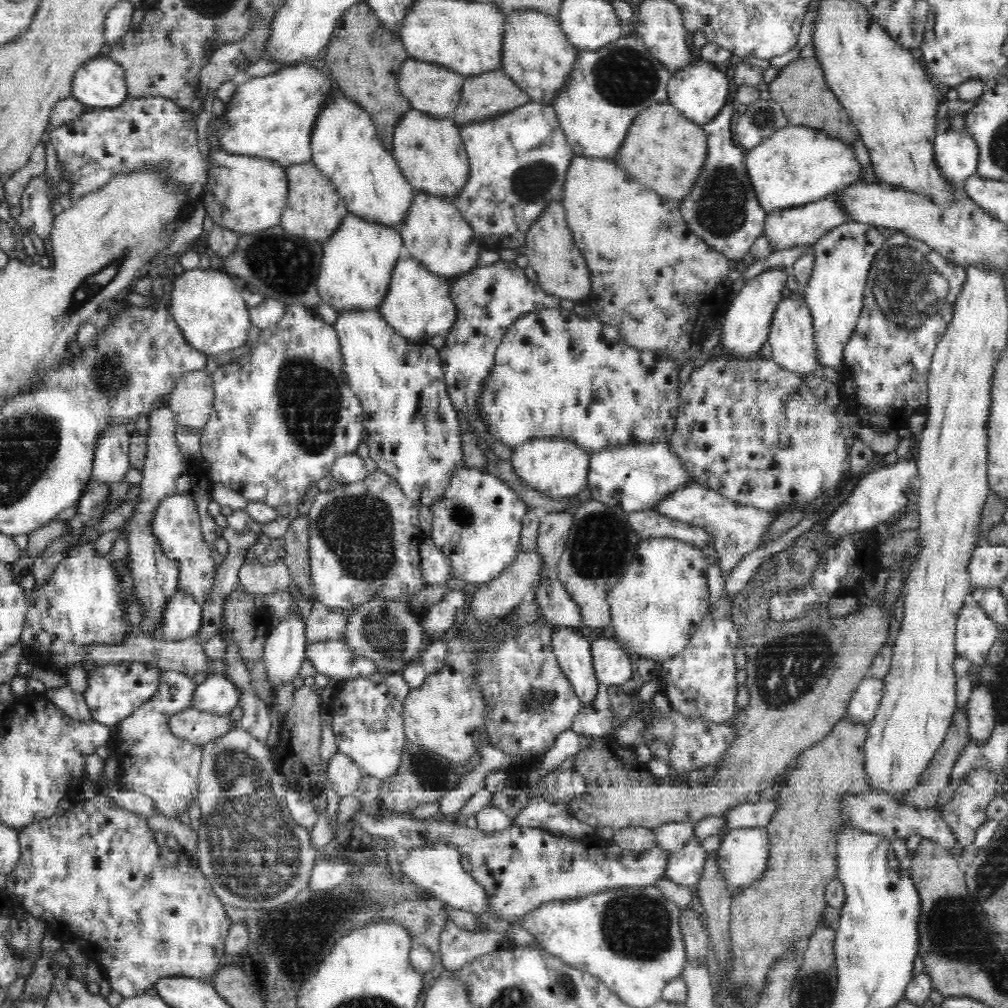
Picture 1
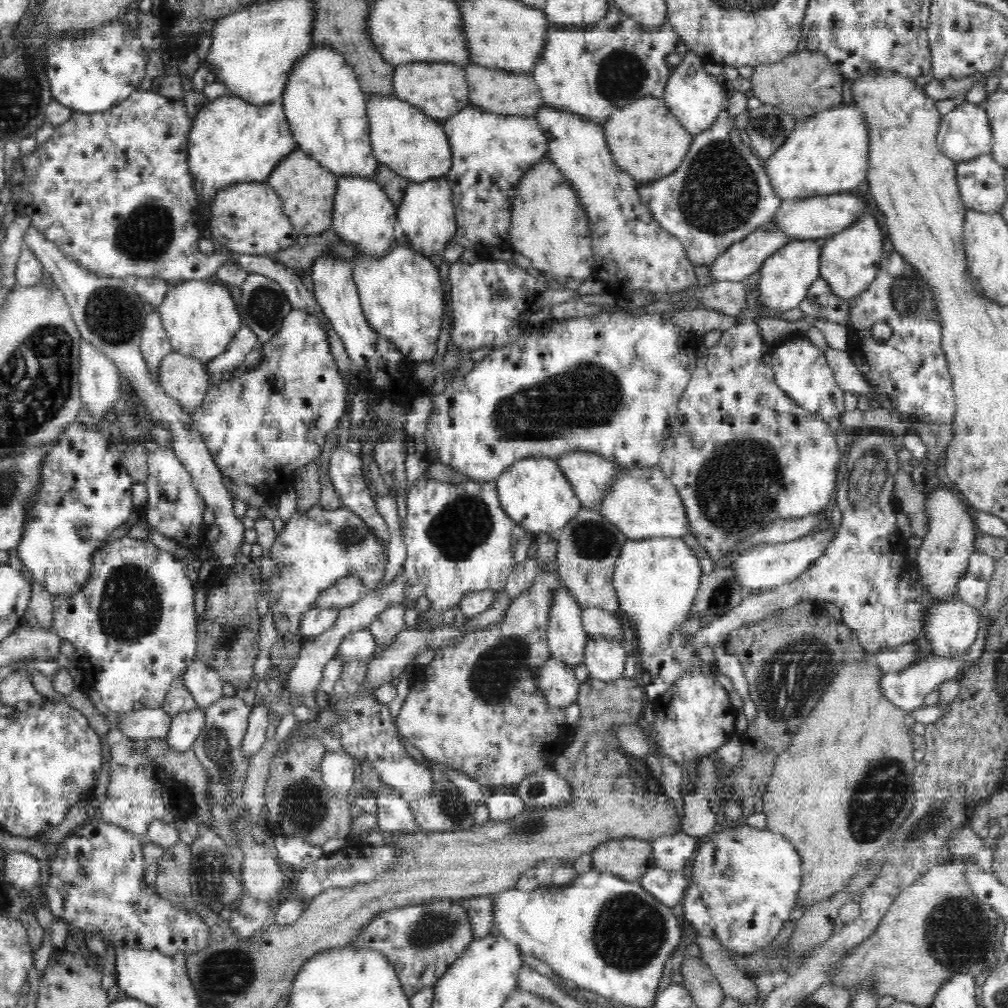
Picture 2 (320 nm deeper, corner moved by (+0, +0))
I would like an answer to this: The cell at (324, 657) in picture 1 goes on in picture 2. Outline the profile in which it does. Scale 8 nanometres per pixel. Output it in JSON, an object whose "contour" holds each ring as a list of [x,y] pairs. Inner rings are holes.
{"contour":[[[368,627],[350,632],[338,646],[338,657],[342,661],[357,660],[369,662],[379,651],[374,635]]]}

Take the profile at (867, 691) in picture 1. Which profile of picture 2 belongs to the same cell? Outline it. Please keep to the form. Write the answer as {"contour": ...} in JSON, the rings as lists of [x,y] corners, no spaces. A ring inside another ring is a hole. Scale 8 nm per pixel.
{"contour":[[[981,618],[981,627],[976,638],[975,643],[967,650],[966,654],[955,656],[955,658],[946,657],[932,657],[920,660],[918,664],[910,665],[904,670],[897,673],[883,673],[880,685],[882,685],[882,691],[884,691],[884,697],[888,699],[892,704],[895,704],[902,710],[918,710],[922,704],[924,704],[924,698],[936,690],[942,682],[948,682],[956,678],[957,674],[964,668],[964,666],[970,665],[973,660],[976,660],[980,654],[982,654],[983,646],[989,633],[989,628],[992,626],[992,622],[987,622]]]}

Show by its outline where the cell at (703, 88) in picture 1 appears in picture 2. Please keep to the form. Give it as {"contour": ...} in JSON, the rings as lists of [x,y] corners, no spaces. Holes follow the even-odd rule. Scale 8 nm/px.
{"contour":[[[688,50],[685,60],[682,60],[678,66],[670,66],[670,68],[671,75],[666,81],[662,96],[668,111],[693,135],[704,132],[710,128],[724,108],[726,84],[721,78],[707,73],[701,58],[692,50]]]}

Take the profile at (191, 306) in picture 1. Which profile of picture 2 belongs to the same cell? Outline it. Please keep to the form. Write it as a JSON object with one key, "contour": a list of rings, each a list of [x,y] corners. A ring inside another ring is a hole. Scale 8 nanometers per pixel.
{"contour":[[[209,279],[174,283],[156,310],[162,318],[172,351],[197,358],[204,364],[223,355],[244,326],[228,286],[218,285]]]}

